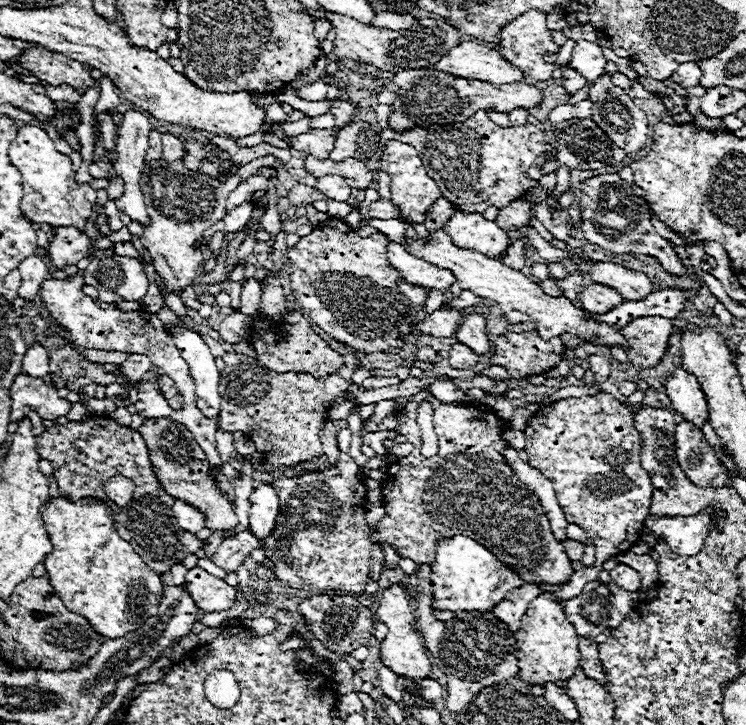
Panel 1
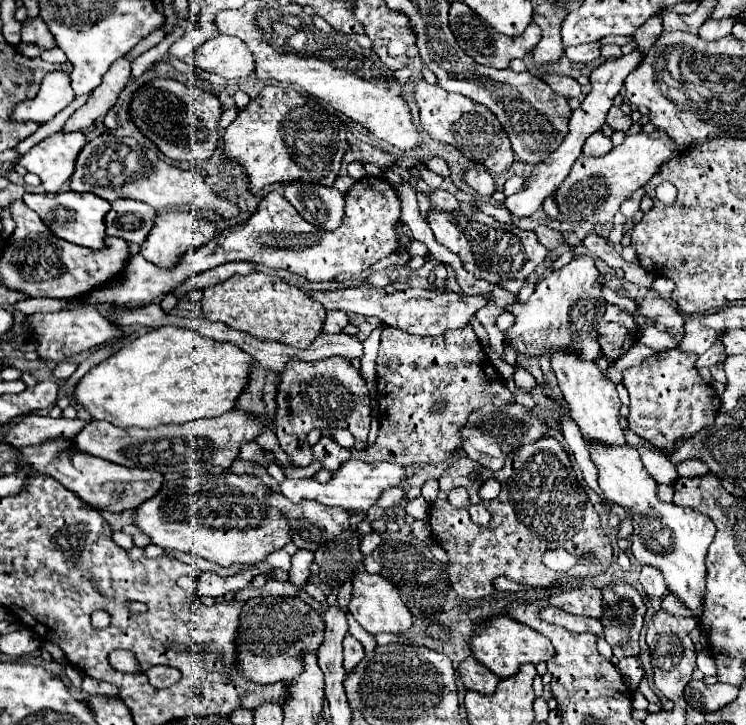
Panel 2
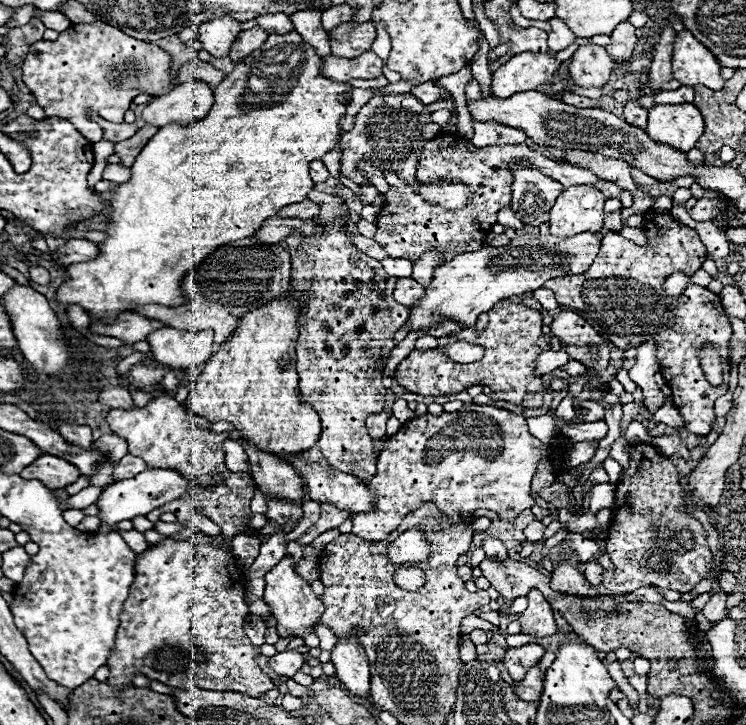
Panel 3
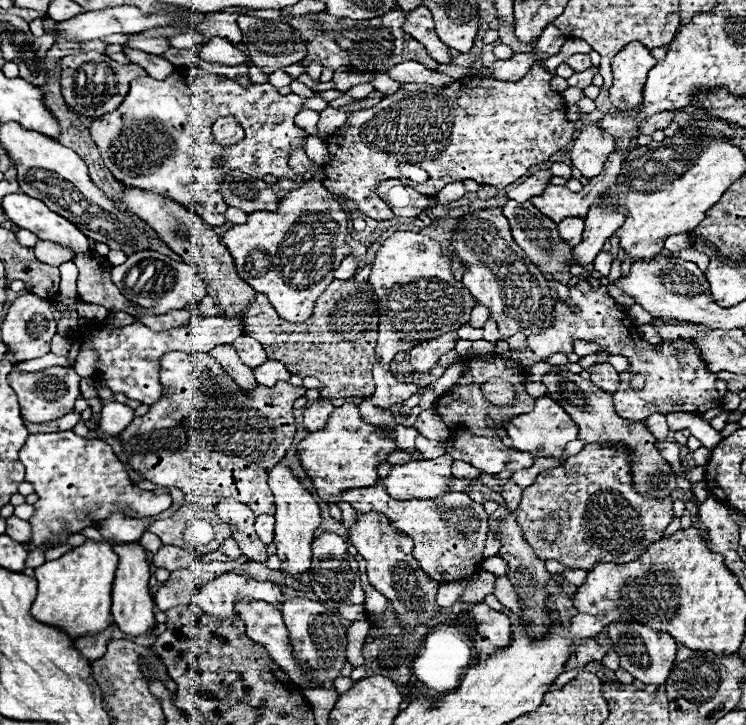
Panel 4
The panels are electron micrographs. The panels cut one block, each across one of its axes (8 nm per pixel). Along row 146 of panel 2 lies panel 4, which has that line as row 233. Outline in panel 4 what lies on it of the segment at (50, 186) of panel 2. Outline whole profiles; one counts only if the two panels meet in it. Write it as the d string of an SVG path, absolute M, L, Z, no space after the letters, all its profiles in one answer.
M14 192L14 194L4 196L2 206L4 206L4 212L8 214L8 218L16 226L30 230L40 240L56 242L64 248L70 248L74 256L86 254L90 250L88 238L74 224L66 222L66 218L48 210L44 202L30 198L26 194Z

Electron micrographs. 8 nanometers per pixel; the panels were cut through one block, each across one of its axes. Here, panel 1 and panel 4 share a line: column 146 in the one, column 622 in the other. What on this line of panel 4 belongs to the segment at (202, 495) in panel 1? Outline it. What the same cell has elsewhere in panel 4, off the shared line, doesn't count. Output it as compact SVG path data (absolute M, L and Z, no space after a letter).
M548 372L542 382L548 386L550 398L554 398L574 420L578 426L578 440L584 444L622 444L630 450L630 466L632 466L632 484L638 494L644 498L668 498L676 490L676 476L672 474L670 464L660 456L656 448L656 438L646 430L642 422L630 422L620 418L614 412L612 394L602 392L590 380L584 380L580 374L572 372Z

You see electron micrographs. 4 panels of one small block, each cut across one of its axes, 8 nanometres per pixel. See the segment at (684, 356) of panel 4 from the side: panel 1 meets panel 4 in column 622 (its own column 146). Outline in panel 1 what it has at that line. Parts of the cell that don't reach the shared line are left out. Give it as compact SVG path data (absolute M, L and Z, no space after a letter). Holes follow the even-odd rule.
M78 272L76 276L70 276L70 280L44 280L42 282L42 300L46 302L46 308L50 312L50 316L56 320L56 324L64 326L70 336L72 336L72 342L78 346L78 348L88 348L88 350L108 350L108 352L126 352L126 354L144 354L152 360L152 368L150 368L150 374L146 374L146 380L142 380L142 384L138 386L138 402L134 404L138 408L138 414L142 418L172 418L180 424L184 424L196 438L198 446L204 450L206 458L212 462L212 464L222 464L220 460L220 454L216 450L216 440L214 440L214 434L216 434L216 422L206 418L194 404L194 382L188 374L188 366L186 362L180 358L176 346L172 344L164 324L156 318L156 314L150 314L146 310L136 310L136 312L120 312L120 310L102 310L100 306L96 306L96 302L86 296L82 292L82 286L84 286L84 276L82 272ZM158 374L168 374L180 394L184 396L184 406L180 412L172 410L166 400L160 396L156 384L154 384L154 378Z

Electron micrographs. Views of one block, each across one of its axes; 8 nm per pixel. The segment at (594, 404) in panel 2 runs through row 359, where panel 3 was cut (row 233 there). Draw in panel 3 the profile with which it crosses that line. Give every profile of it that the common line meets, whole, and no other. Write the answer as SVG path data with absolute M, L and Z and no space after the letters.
M586 184L570 186L566 188L558 198L556 204L550 210L550 234L554 236L574 236L580 232L600 232L604 226L604 194Z

